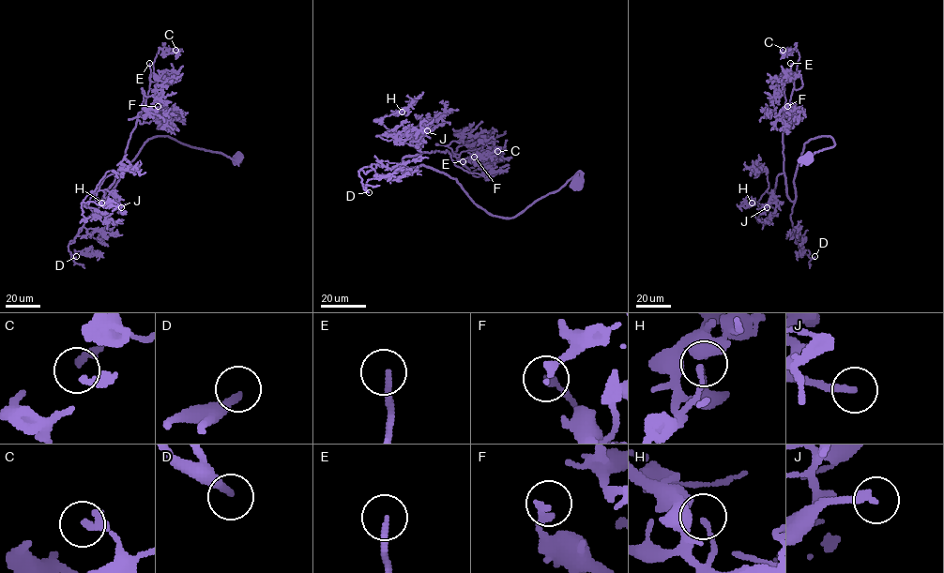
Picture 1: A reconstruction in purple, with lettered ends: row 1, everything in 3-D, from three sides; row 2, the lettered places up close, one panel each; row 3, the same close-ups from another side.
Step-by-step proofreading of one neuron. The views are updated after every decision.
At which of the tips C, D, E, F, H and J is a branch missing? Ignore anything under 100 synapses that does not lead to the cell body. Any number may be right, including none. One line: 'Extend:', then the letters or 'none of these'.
Extend: D, E, J

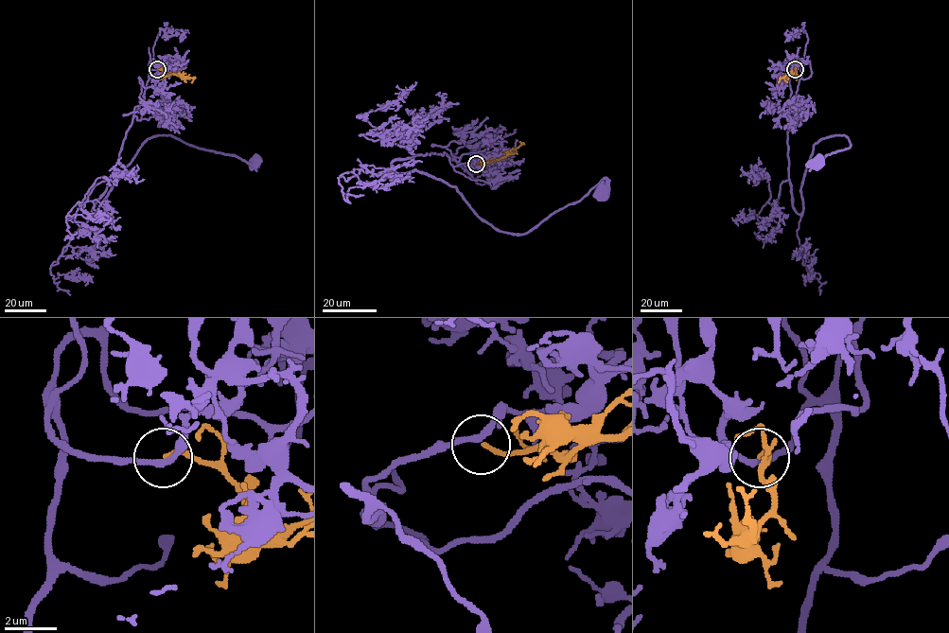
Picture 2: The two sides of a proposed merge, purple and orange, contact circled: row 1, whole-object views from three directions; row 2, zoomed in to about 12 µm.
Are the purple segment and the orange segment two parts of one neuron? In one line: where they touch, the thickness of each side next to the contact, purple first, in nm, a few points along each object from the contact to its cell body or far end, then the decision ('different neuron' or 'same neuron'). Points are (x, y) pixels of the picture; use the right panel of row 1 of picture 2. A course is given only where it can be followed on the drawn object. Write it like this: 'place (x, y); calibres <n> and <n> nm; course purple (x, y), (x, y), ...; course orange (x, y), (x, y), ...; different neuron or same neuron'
place (795, 69); calibres 220 and 160 nm; course purple (795, 69), (801, 66), (787, 153), (799, 214), (814, 145), (837, 135), (850, 141), (819, 161); course orange (796, 69), (795, 75), (782, 78), (778, 82); same neuron

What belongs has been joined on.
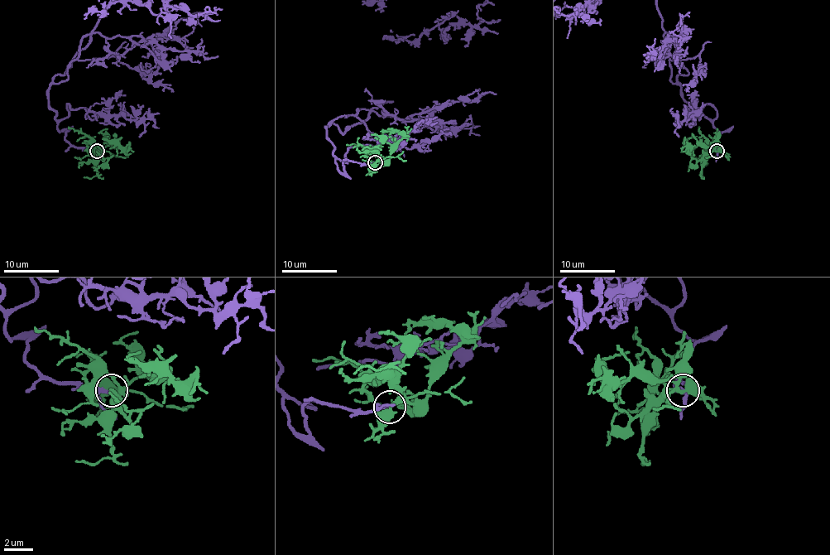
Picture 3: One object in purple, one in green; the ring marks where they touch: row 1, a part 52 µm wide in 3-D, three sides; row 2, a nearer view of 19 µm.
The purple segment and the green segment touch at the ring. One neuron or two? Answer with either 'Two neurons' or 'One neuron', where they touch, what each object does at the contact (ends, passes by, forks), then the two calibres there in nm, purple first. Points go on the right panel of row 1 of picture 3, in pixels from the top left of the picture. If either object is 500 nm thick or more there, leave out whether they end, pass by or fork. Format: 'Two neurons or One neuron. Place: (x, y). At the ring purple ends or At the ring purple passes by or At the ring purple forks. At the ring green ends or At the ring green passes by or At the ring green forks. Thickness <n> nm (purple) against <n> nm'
One neuron. Place: (717, 151). At the ring purple passes by. At the ring green forks. Thickness 180 nm (purple) against 360 nm

